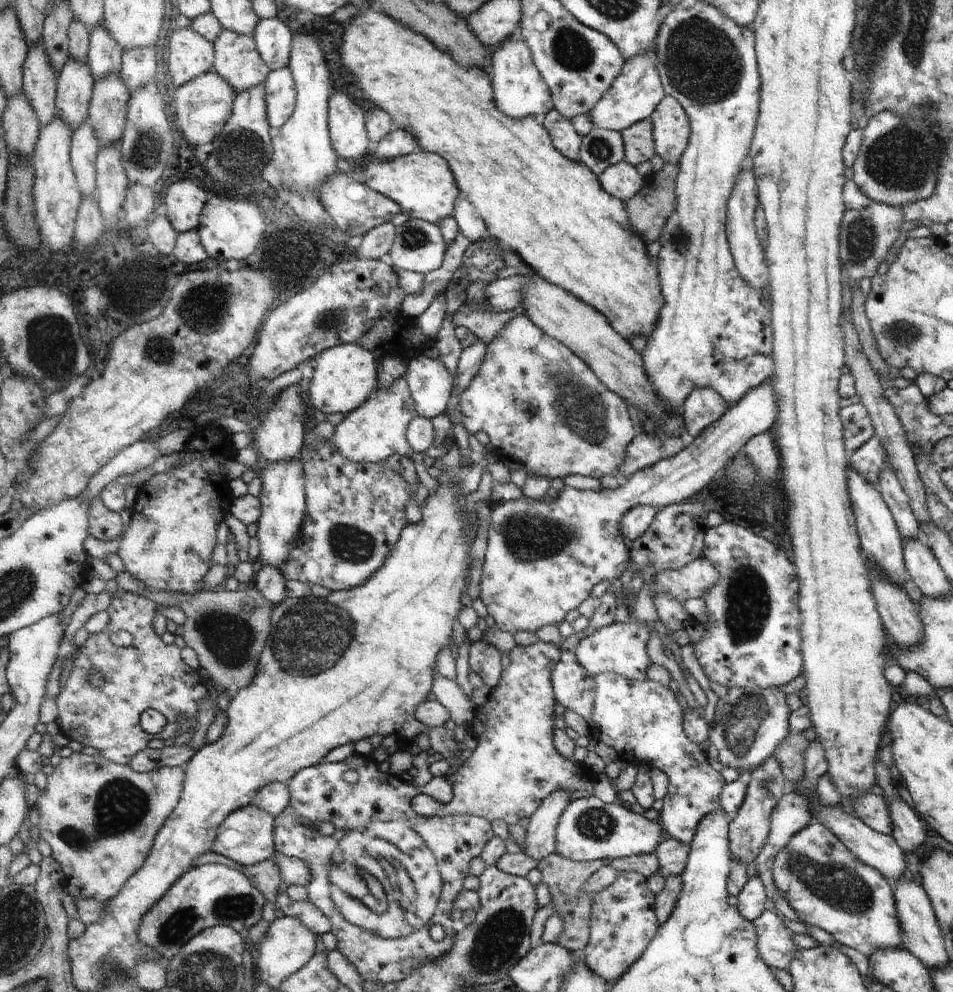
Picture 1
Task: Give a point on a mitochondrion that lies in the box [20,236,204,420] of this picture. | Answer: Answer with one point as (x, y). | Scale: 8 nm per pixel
(52, 351)

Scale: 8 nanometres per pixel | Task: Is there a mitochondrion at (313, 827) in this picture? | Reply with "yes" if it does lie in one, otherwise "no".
no

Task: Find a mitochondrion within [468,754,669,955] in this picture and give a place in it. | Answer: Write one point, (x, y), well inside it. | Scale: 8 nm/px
(596, 824)

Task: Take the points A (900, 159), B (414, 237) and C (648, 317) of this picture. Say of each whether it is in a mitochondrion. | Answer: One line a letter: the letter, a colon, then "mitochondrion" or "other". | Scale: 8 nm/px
A: mitochondrion
B: mitochondrion
C: other

